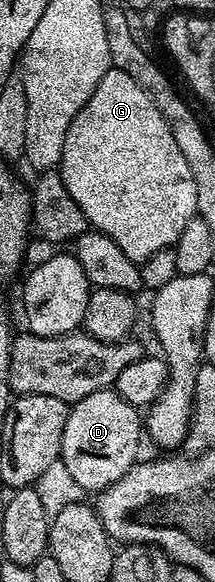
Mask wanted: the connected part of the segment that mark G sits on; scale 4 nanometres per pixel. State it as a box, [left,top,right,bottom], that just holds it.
[60,68,198,264]

